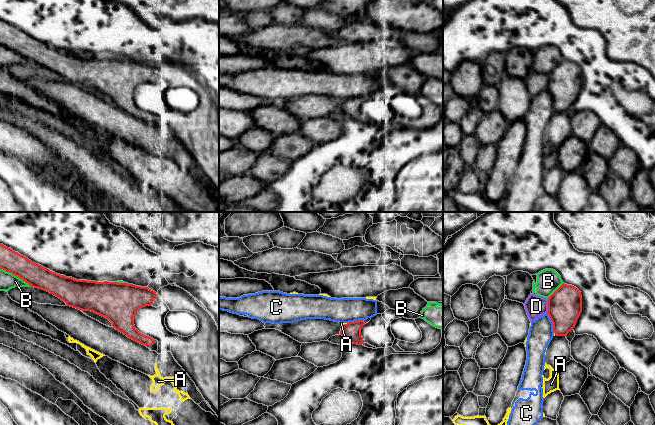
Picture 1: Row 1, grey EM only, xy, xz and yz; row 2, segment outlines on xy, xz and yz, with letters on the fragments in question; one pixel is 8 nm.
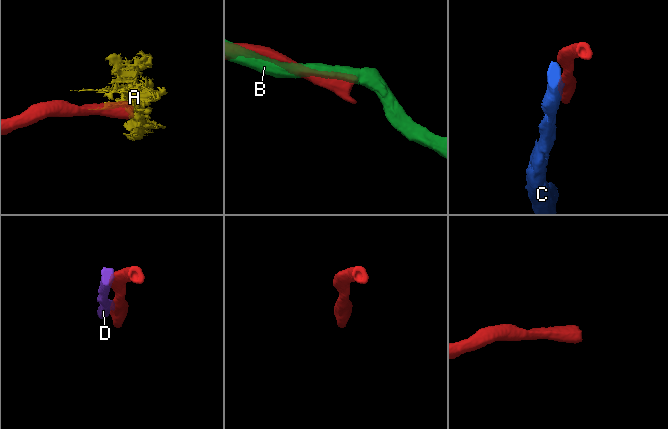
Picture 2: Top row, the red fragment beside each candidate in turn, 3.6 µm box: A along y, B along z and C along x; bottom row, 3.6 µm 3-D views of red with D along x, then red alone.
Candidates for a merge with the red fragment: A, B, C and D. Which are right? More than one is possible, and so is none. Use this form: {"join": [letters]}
{"join": []}

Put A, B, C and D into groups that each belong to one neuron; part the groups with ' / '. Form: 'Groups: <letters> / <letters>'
Groups: A / B / C / D

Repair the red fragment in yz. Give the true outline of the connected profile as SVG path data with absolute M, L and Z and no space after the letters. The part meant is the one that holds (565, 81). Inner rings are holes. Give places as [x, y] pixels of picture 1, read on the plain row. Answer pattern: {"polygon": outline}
{"polygon": "M562 60L548 74L548 88L553 107L557 112L567 112L573 106L582 88L581 68L572 61Z"}

